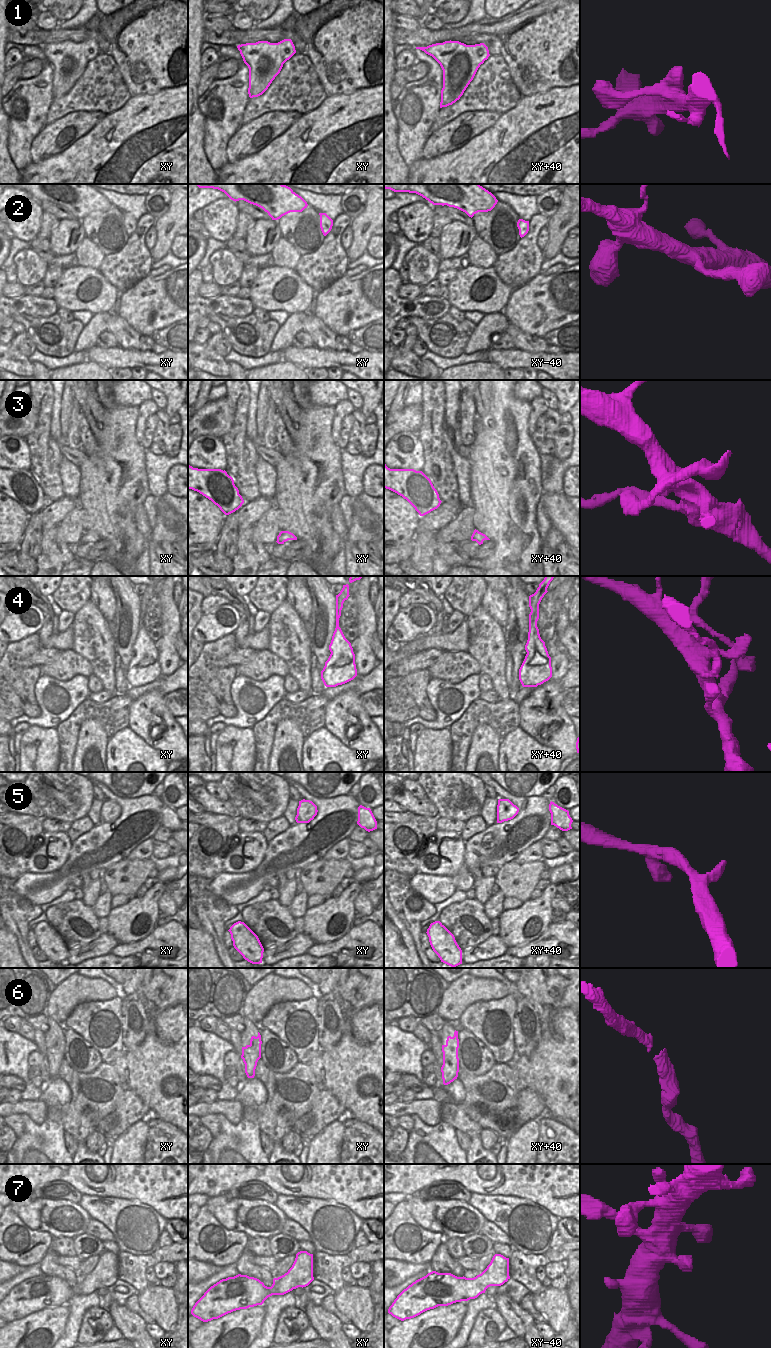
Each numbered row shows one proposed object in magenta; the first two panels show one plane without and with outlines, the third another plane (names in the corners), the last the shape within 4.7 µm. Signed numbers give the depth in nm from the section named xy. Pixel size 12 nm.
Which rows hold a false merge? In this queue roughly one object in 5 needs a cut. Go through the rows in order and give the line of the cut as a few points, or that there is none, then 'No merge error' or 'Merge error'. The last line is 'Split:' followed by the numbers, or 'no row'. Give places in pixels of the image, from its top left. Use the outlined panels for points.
1: No split. No merge error
2: No split. No merge error
3: Split along xy+40 (480, 532), (477, 537), (482, 541). Merge error
4: No split. No merge error
5: No split. No merge error
6: No split. No merge error
7: No split. No merge error
Split: 3

